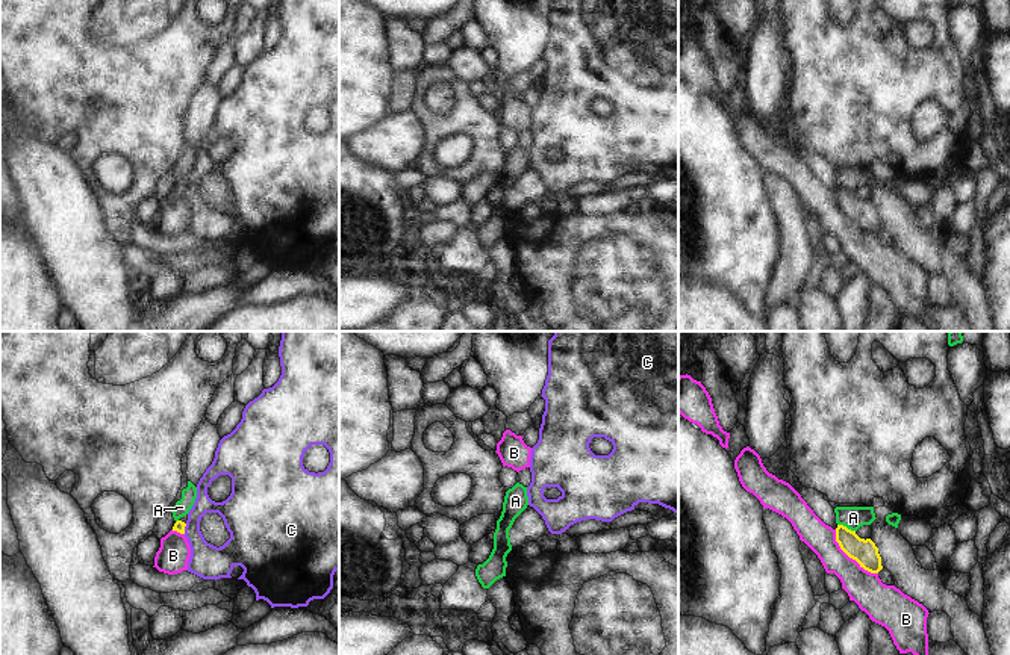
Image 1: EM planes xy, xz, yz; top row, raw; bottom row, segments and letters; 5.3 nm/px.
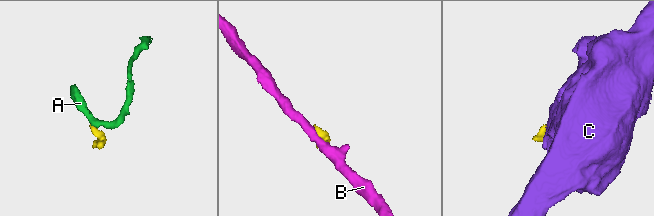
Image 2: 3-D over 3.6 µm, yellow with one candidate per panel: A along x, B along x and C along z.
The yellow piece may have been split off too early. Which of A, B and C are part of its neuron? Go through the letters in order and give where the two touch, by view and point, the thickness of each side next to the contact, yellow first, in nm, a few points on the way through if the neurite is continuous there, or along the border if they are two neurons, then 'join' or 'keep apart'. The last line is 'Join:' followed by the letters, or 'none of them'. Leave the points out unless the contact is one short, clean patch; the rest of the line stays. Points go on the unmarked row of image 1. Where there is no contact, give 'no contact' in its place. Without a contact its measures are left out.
A: yz (847, 189) | 140/120 nm | along yz (838, 185), (854, 192) | keep apart
B: yz (850, 218) | 140/180 nm | along yz (835, 191), (838, 206), (865, 230), (877, 235) | keep apart
C: xy (183, 189) | 60/190 nm | keep apart
Join: none of them

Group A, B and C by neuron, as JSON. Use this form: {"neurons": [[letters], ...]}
{"neurons": [["A"], ["B"], ["C"]]}

